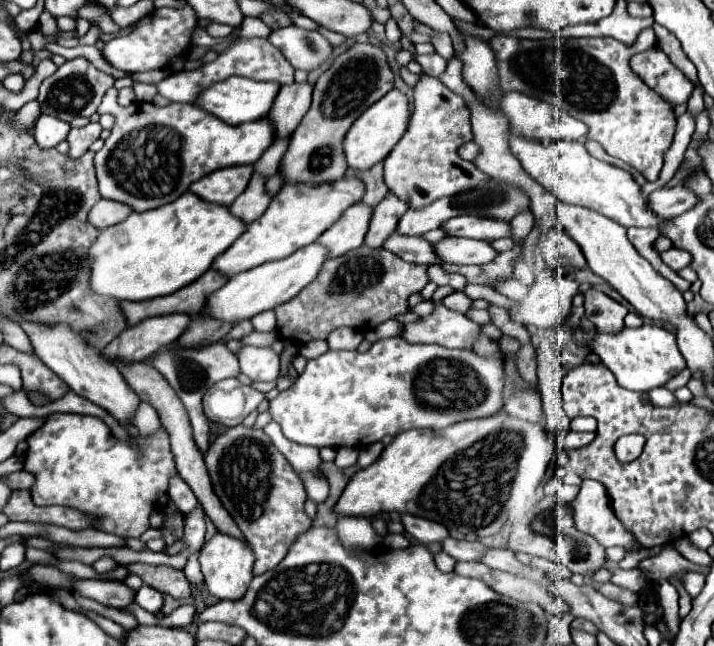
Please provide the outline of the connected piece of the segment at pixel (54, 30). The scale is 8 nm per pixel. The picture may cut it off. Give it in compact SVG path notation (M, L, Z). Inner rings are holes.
M46 10L43 11L39 18L39 30L45 35L57 35L60 30L56 23L56 18L54 18Z

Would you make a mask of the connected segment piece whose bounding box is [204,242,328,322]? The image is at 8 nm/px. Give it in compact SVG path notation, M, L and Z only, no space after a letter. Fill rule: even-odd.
M314 242L310 246L304 246L300 250L296 250L294 254L282 258L282 260L274 260L274 262L264 262L252 270L240 272L236 276L232 276L220 290L216 290L206 304L206 310L210 316L220 318L224 322L240 322L240 320L250 320L252 316L272 310L278 304L288 302L290 298L294 298L302 288L306 288L322 270L322 264L328 260L328 250Z

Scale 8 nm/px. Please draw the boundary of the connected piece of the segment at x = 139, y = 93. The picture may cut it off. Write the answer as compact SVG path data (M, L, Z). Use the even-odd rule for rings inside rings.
M134 84L134 94L140 102L152 102L152 98L156 96L156 86L154 84Z

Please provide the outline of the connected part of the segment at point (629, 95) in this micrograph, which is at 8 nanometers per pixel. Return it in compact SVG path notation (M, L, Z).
M652 28L640 32L634 46L626 46L614 38L562 38L552 36L548 40L522 40L514 36L496 36L490 40L492 50L498 58L498 72L500 72L500 92L506 94L508 90L520 90L528 96L548 100L558 108L566 110L574 118L588 124L590 132L588 138L596 140L610 156L620 158L622 162L636 168L648 182L656 182L662 170L662 158L672 144L674 136L674 116L666 114L666 102L656 102L652 98L652 90L646 84L640 84L640 78L630 72L630 58L638 52L644 52L656 44L656 34Z

